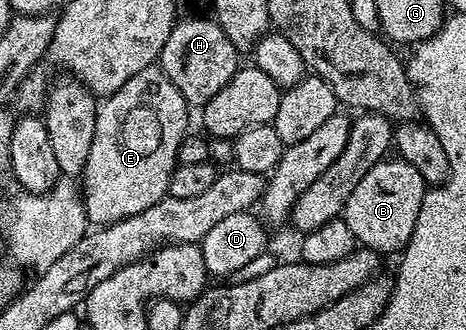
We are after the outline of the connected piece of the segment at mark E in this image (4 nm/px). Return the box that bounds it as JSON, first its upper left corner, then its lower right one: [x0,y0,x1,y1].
[79,65,190,227]

